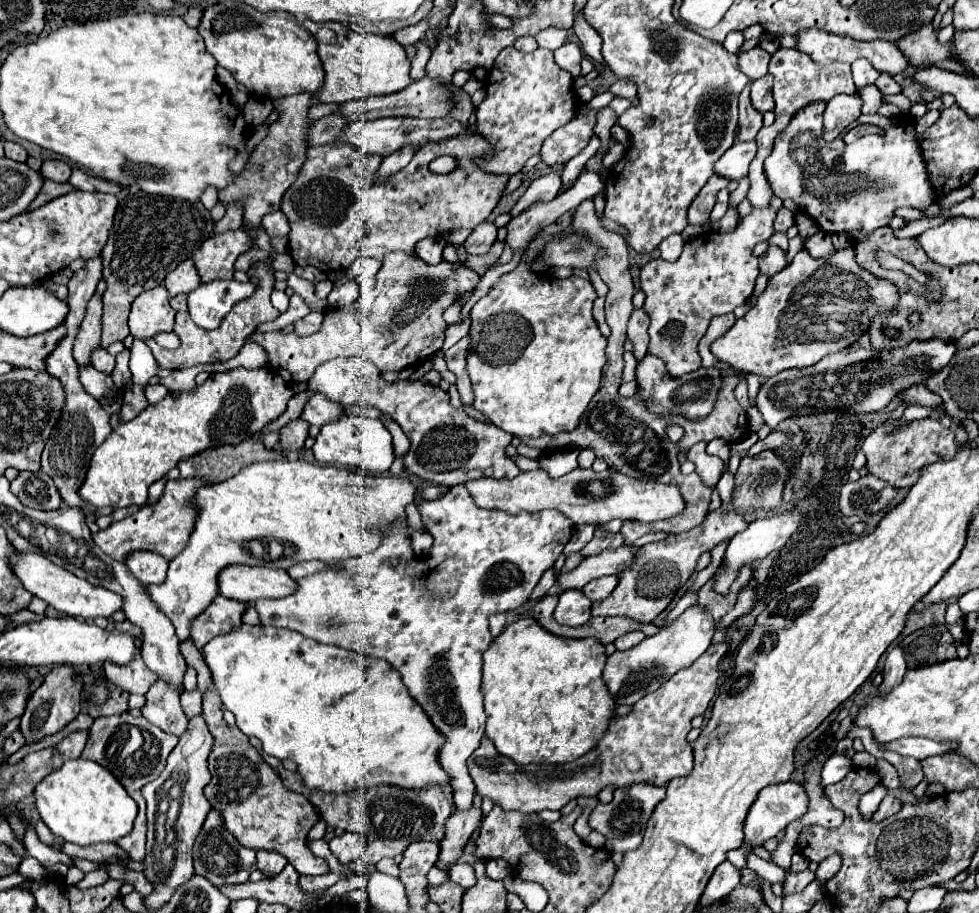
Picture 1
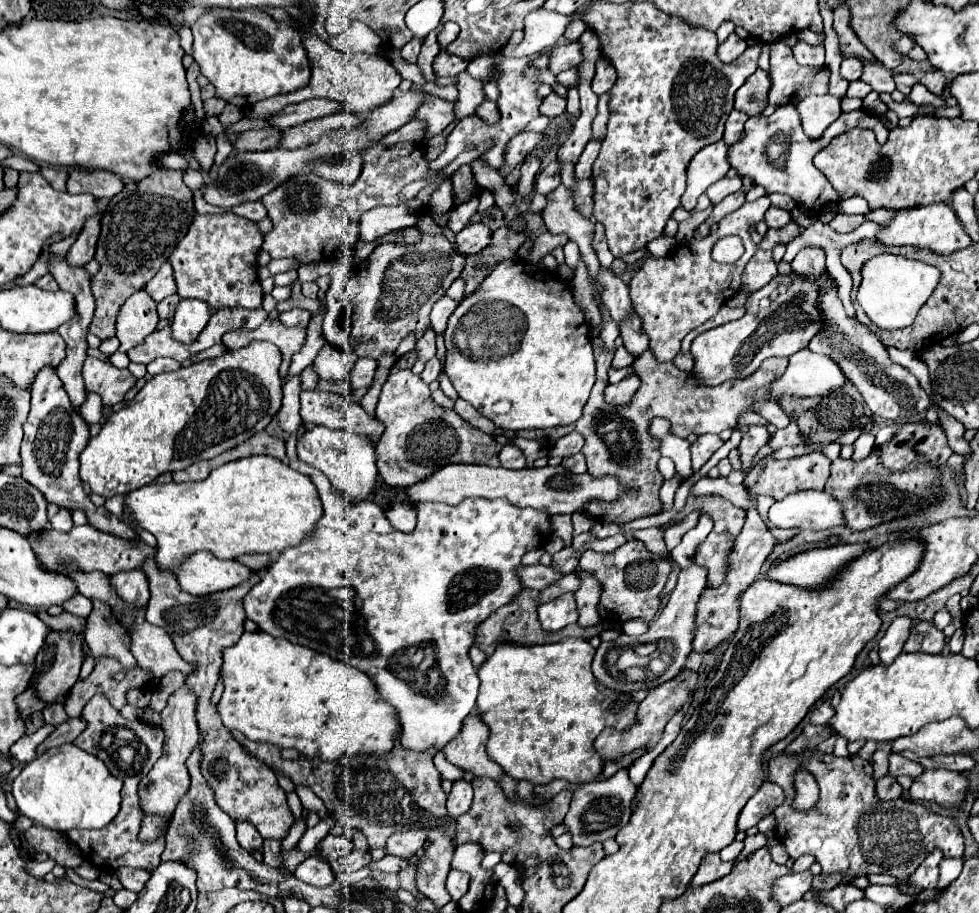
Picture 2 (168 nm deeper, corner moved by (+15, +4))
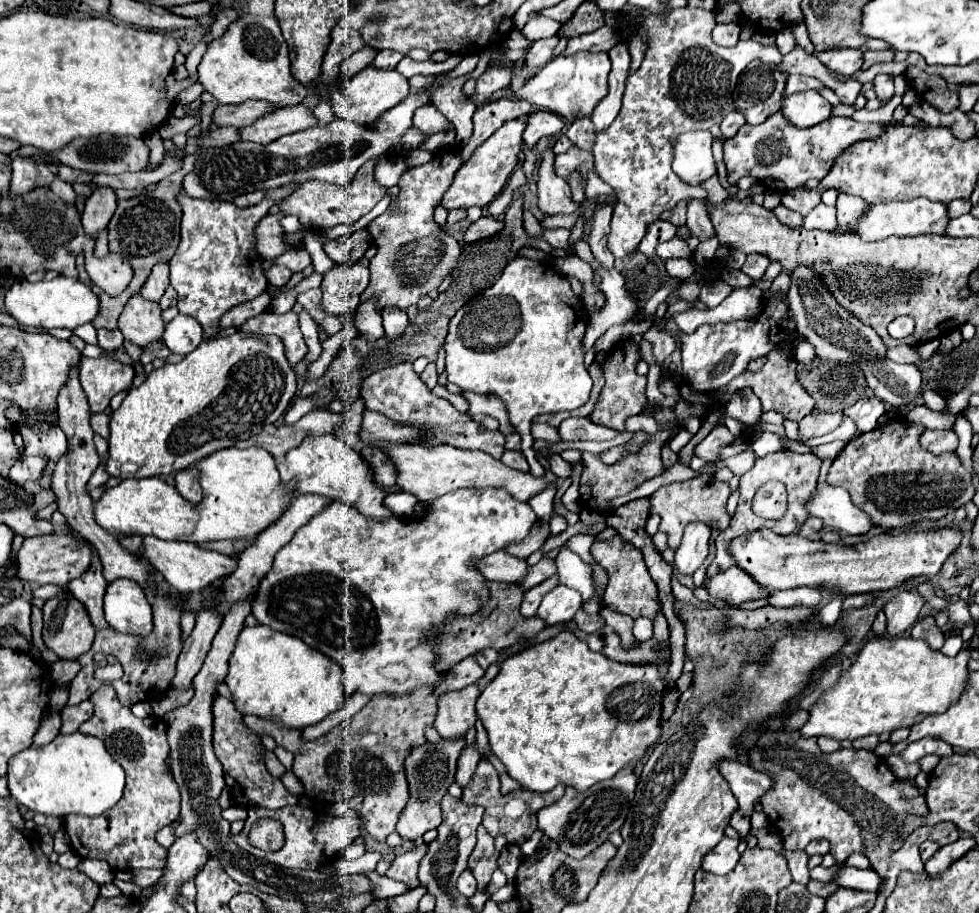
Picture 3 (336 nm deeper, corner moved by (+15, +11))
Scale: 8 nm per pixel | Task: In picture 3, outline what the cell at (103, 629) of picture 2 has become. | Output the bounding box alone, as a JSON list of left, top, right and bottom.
[67,547,109,629]

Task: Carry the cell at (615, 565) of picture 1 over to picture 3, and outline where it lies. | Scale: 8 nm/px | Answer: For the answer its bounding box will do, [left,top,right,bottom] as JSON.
[473,551,529,583]

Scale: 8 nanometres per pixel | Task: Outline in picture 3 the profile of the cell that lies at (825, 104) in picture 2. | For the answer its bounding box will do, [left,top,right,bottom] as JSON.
[781,89,831,129]

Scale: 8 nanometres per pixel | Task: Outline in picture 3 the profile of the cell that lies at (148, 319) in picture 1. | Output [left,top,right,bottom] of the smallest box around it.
[119,295,165,347]

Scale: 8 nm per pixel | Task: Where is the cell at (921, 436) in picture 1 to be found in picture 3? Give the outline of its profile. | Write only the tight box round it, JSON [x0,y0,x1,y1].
[921,429,959,455]

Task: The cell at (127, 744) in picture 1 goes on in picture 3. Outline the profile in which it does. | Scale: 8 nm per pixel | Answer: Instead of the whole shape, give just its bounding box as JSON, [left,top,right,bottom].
[65,685,179,871]

